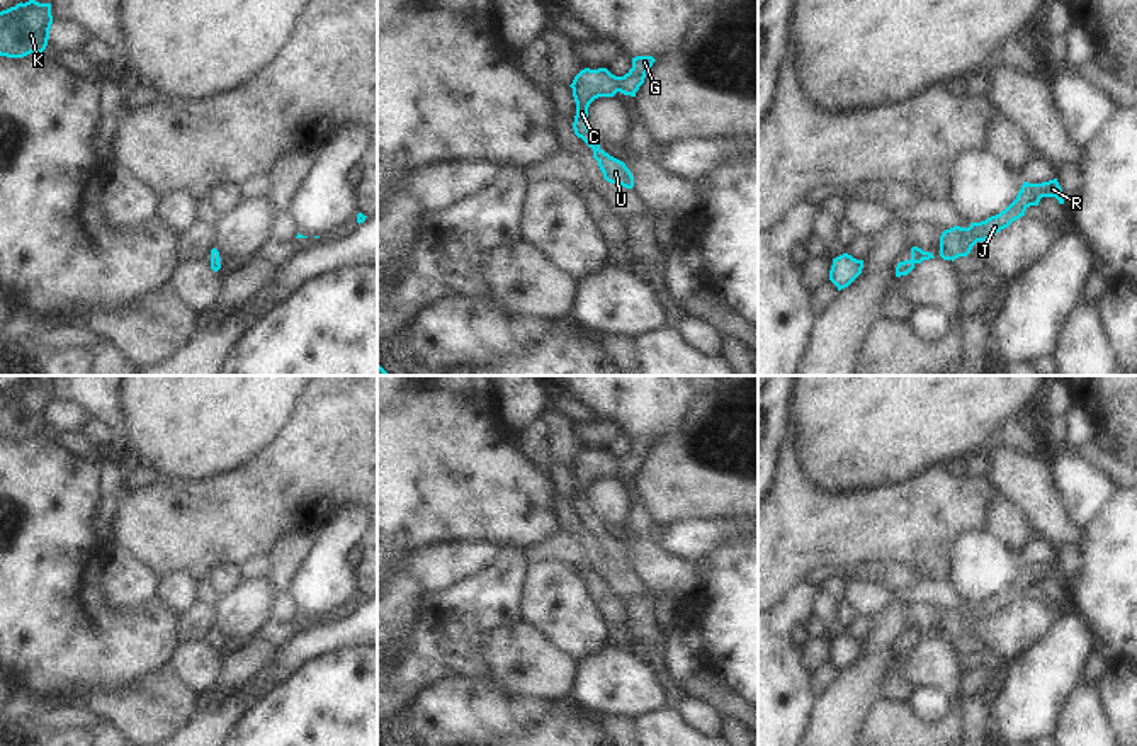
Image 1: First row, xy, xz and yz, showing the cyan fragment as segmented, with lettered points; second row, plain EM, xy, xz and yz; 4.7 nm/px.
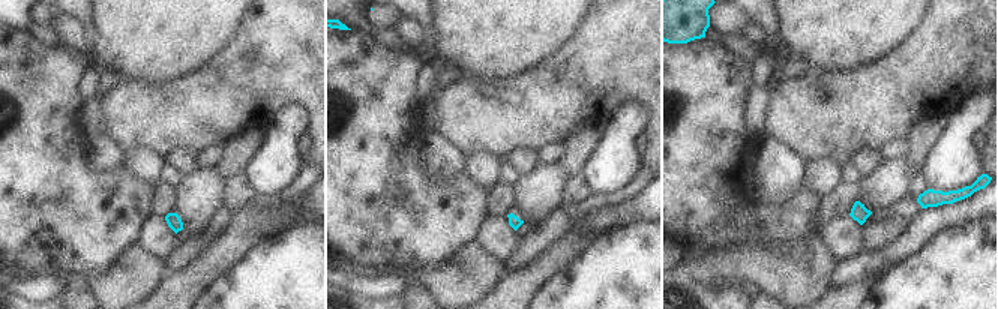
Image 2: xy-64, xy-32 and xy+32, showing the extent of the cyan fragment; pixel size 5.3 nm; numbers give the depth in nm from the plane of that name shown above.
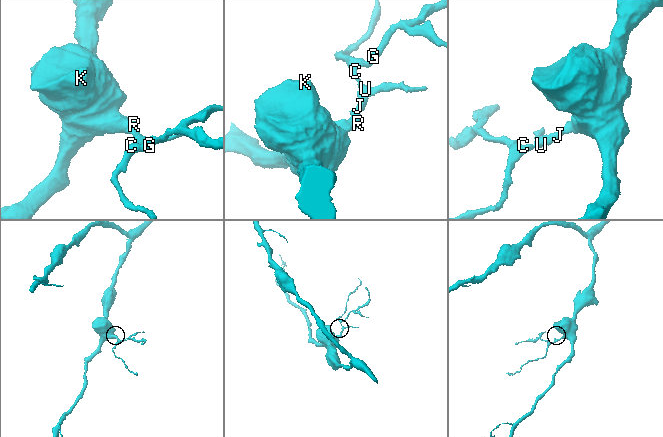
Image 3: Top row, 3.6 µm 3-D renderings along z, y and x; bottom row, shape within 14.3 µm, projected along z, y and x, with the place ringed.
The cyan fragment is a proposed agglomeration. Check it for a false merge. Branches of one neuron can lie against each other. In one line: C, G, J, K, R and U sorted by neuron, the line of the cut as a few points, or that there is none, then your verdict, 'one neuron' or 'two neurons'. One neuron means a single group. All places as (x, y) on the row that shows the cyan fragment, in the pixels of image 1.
groups C G J K R U; cut none; one neuron

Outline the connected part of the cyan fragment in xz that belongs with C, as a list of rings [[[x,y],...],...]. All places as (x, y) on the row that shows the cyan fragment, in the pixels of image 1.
[[[636,56],[632,58],[632,68],[624,76],[615,76],[607,68],[585,68],[569,85],[576,102],[574,134],[593,150],[593,158],[598,161],[603,178],[625,189],[634,187],[634,177],[624,161],[605,153],[597,143],[588,127],[588,107],[595,99],[614,97],[617,92],[636,97],[654,61],[653,56]]]

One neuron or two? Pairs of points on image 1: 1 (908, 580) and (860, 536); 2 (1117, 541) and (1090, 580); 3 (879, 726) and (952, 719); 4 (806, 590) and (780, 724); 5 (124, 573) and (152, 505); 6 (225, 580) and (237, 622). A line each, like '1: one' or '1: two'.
1: two
2: one
3: one
4: one
5: two
6: two

